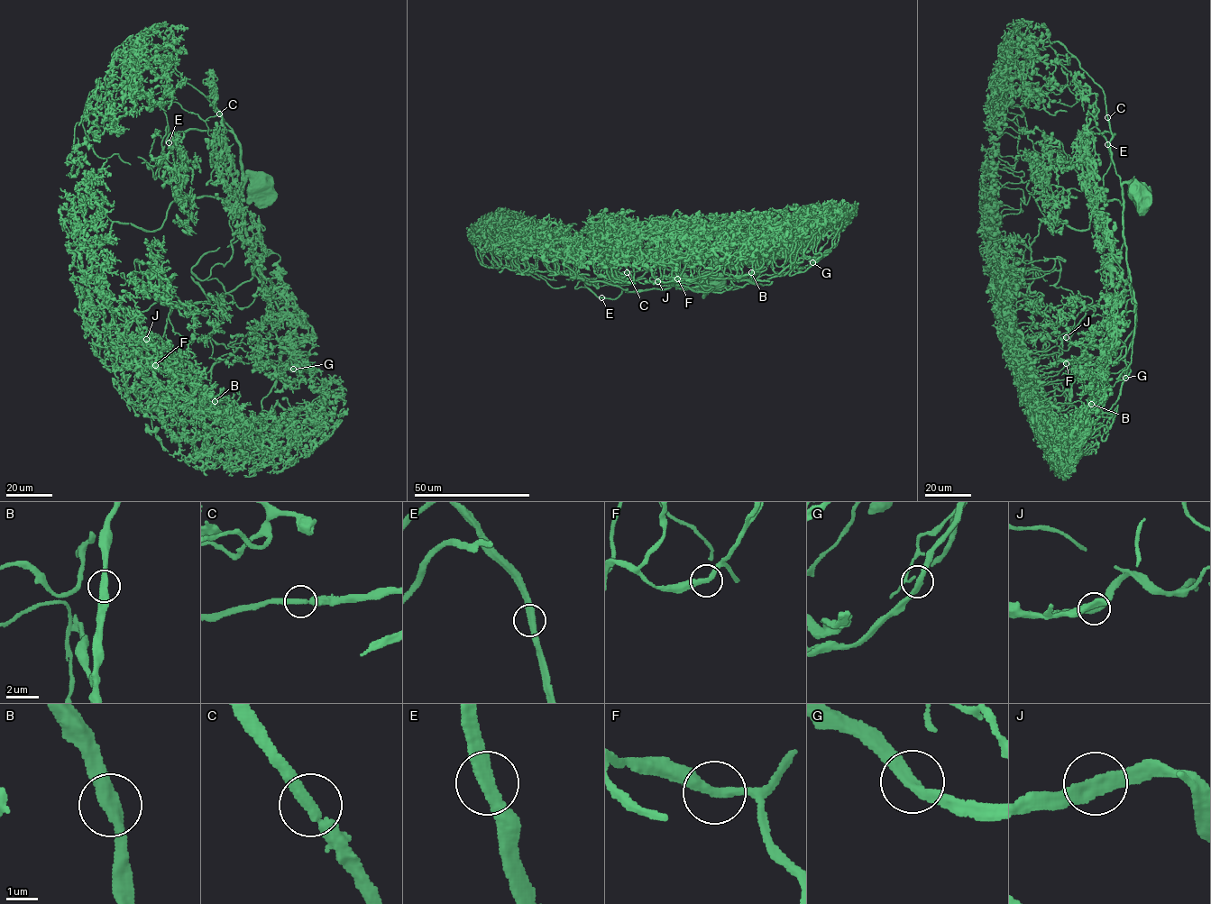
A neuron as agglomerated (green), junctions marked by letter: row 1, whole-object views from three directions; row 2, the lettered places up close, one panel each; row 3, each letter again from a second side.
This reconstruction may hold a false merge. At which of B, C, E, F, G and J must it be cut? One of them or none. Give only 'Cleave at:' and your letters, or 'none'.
Cleave at: none

